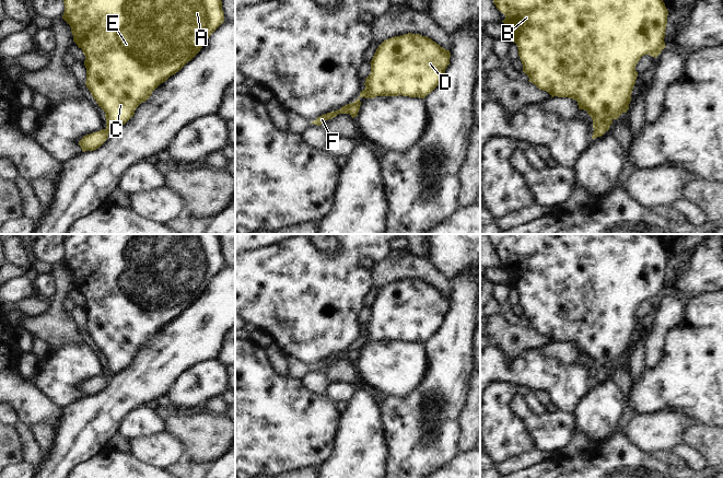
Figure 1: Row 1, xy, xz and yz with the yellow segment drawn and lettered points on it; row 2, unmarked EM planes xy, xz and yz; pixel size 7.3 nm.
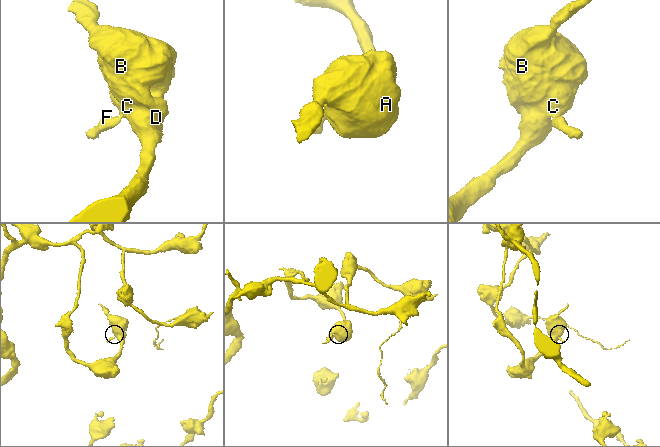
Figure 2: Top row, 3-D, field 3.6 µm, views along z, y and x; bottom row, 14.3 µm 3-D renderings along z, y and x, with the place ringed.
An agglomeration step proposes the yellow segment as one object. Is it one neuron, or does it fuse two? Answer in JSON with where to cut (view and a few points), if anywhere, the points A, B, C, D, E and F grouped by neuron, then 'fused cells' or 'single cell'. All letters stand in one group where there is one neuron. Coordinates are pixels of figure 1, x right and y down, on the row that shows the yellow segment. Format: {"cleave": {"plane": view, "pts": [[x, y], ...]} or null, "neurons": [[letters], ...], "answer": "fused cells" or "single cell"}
{"cleave": null, "neurons": [["A", "B", "C", "D", "E", "F"]], "answer": "single cell"}

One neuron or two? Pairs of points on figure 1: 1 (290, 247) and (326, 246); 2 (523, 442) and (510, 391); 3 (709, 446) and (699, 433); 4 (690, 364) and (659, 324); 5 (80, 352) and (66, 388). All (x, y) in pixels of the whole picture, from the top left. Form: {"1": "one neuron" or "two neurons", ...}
{"1": "two neurons", "2": "one neuron", "3": "one neuron", "4": "two neurons", "5": "one neuron"}

